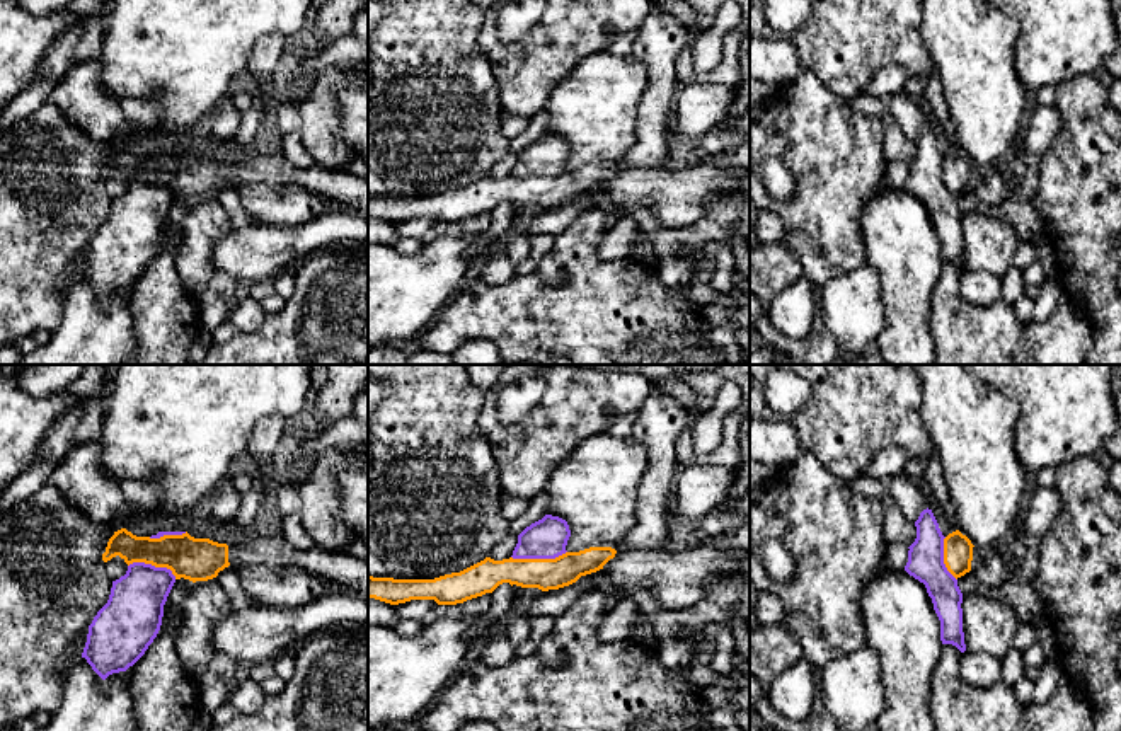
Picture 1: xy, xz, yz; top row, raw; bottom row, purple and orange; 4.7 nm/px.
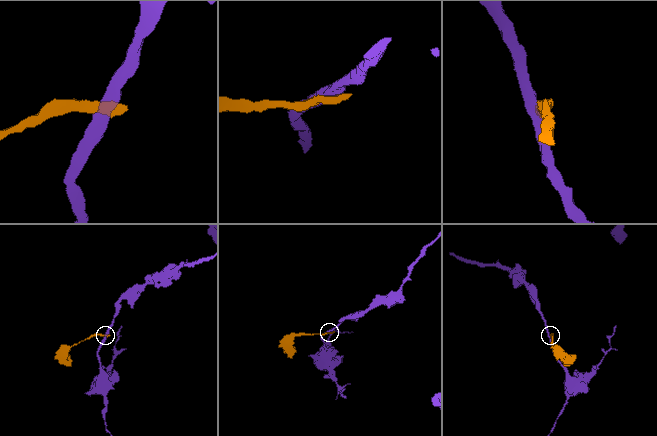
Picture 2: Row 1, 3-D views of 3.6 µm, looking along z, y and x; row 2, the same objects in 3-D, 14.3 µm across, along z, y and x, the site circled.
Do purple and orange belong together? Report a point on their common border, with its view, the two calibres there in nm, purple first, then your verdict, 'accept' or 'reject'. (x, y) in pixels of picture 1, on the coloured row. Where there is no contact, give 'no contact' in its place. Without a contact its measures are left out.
xz (539, 558) | 190/150 nm | reject

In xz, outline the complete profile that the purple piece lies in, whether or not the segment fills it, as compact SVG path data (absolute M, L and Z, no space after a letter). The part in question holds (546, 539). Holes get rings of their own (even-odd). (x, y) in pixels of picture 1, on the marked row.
M545 515L518 535L513 559L555 559L566 554L571 530L566 520Z

